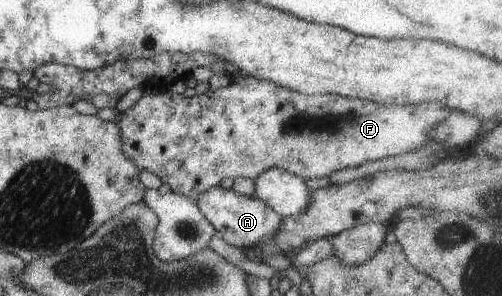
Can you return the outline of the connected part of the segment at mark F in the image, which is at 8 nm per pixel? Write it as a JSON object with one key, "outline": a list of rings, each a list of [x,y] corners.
{"outline":[[[236,74],[223,88],[208,89],[203,94],[189,98],[172,93],[168,88],[143,89],[137,102],[122,112],[118,111],[113,128],[119,133],[124,156],[130,158],[137,169],[155,174],[162,184],[168,184],[174,194],[194,201],[198,194],[219,186],[224,178],[234,180],[246,177],[254,180],[260,172],[270,167],[286,170],[305,181],[328,177],[331,172],[355,167],[363,162],[418,149],[428,141],[428,130],[446,118],[450,111],[442,106],[442,102],[436,101],[396,106],[332,93],[305,95],[270,80]]]}

